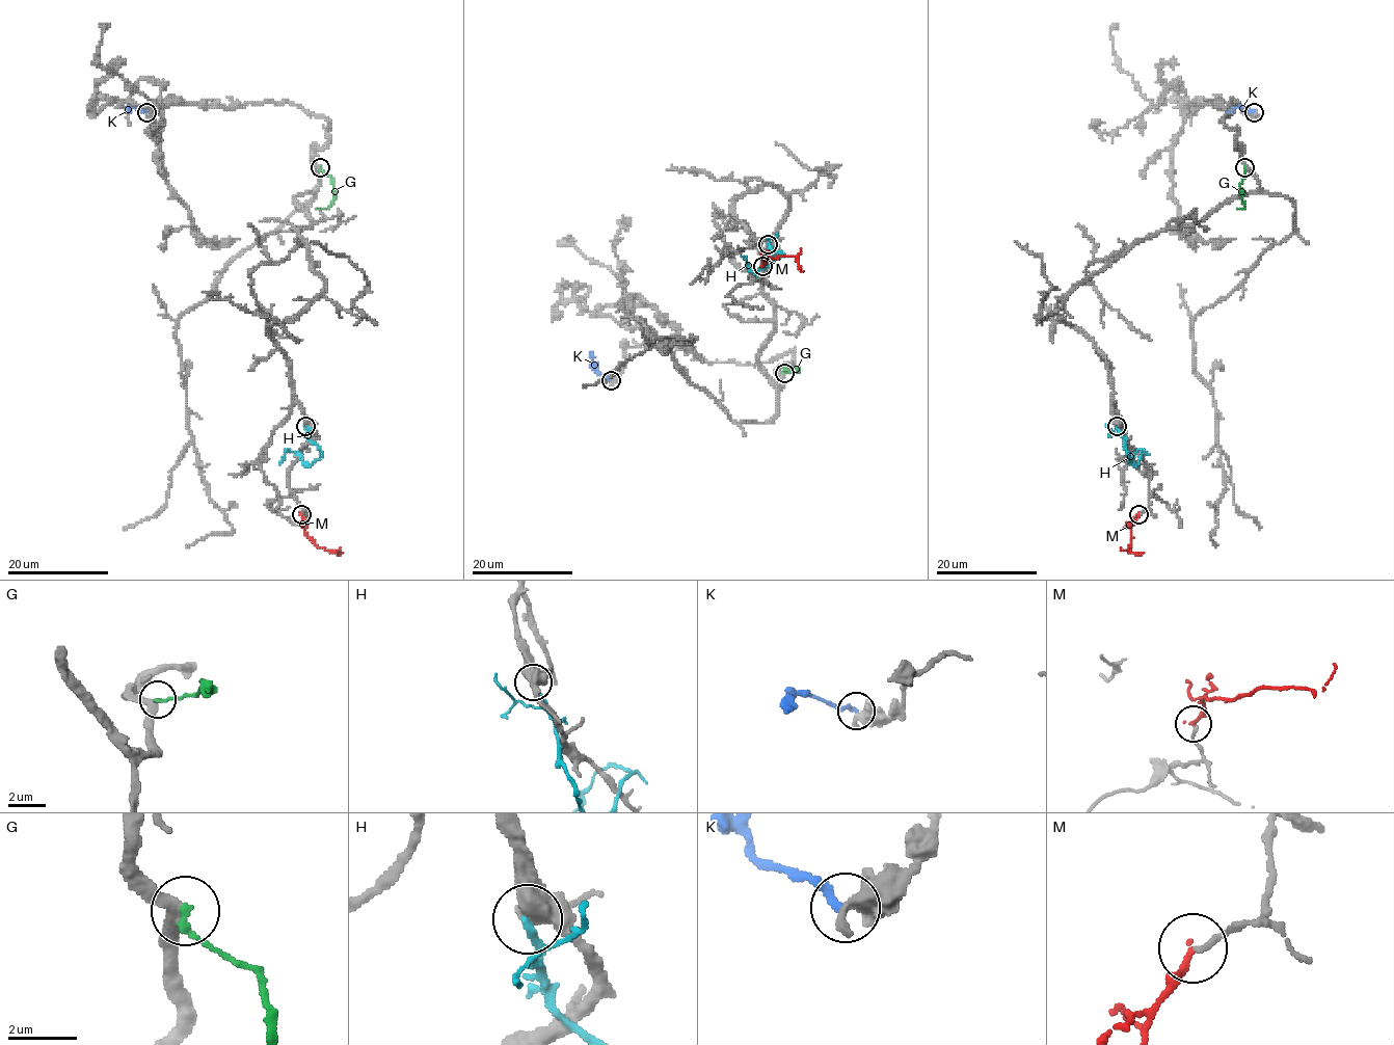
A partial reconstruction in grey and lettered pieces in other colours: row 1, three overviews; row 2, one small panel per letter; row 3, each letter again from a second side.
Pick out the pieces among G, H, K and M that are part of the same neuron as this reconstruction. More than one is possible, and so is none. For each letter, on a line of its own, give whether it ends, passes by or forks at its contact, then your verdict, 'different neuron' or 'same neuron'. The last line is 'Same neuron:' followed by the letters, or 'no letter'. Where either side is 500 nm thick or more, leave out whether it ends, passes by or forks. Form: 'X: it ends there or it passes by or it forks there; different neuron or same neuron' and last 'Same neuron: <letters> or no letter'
G: it ends there; different neuron
H: it ends there; different neuron
K: different neuron
M: it ends there; same neuron
Same neuron: M

